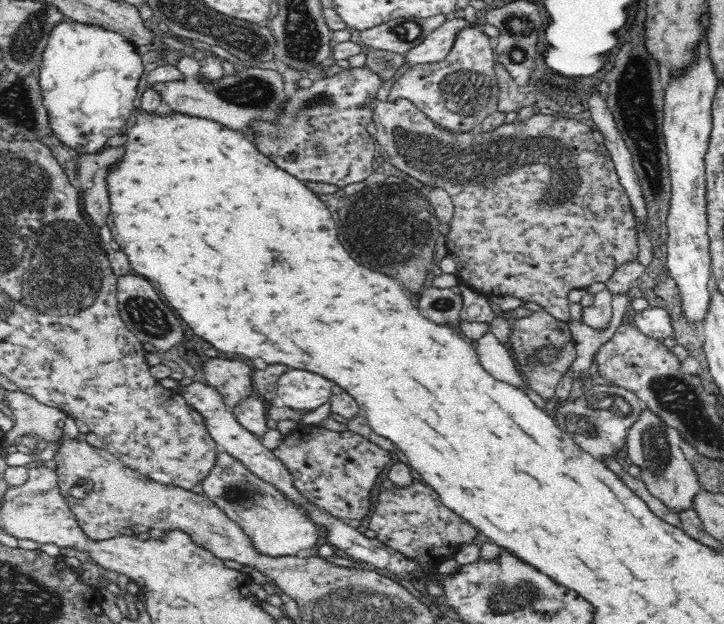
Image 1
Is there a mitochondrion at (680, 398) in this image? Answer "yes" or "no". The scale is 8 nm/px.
yes

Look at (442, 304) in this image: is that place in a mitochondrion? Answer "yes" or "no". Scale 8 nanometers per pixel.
yes

